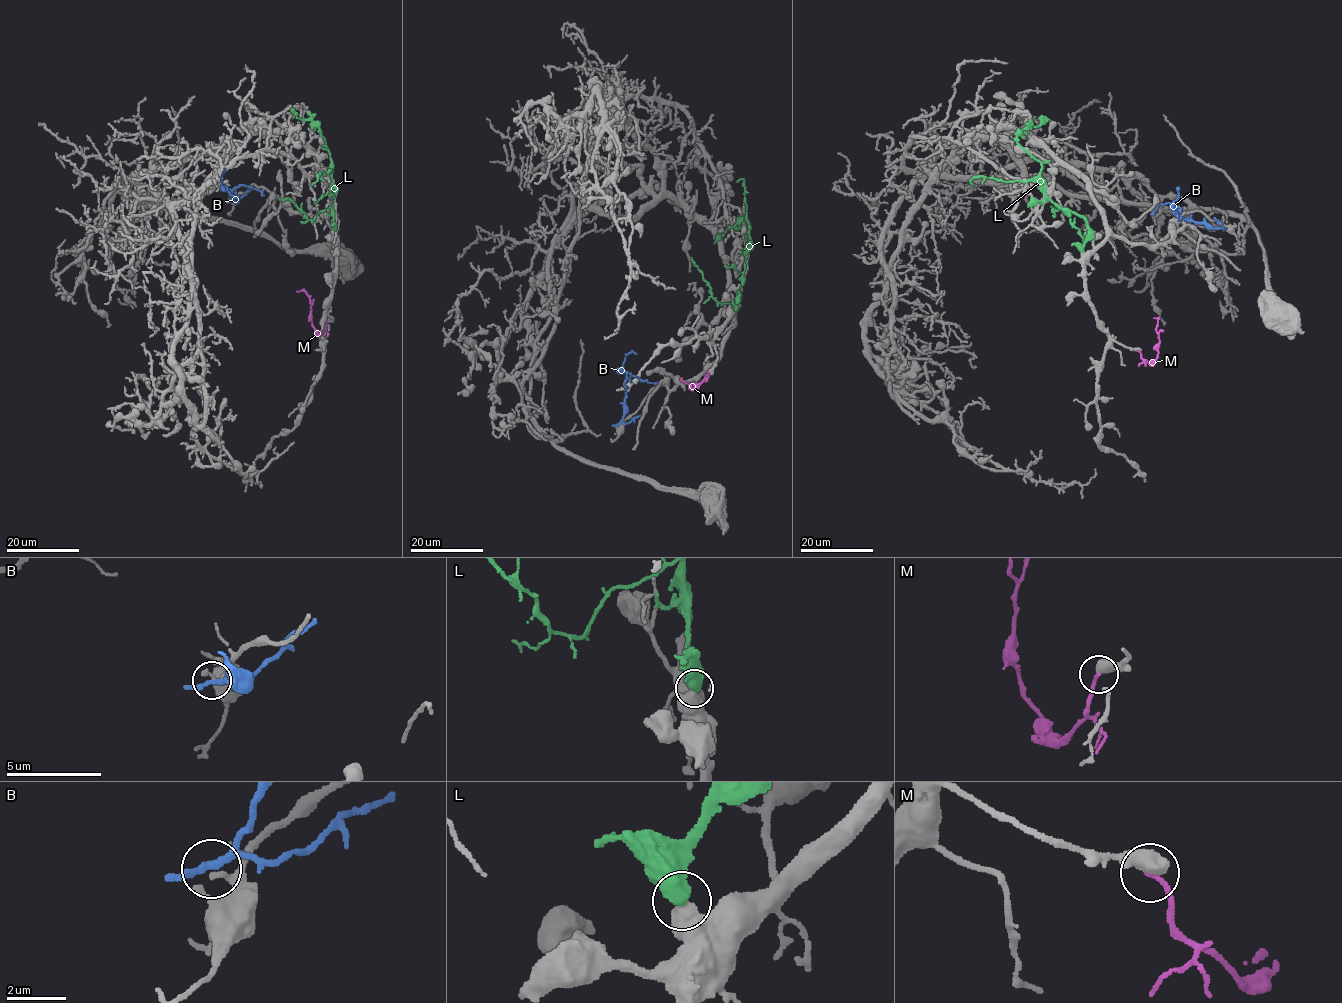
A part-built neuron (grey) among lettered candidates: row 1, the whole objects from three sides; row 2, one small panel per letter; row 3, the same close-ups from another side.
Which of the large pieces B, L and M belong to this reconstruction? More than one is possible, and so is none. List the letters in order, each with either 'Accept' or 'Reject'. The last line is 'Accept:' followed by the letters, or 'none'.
B: Reject
L: Reject
M: Reject
Accept: none

